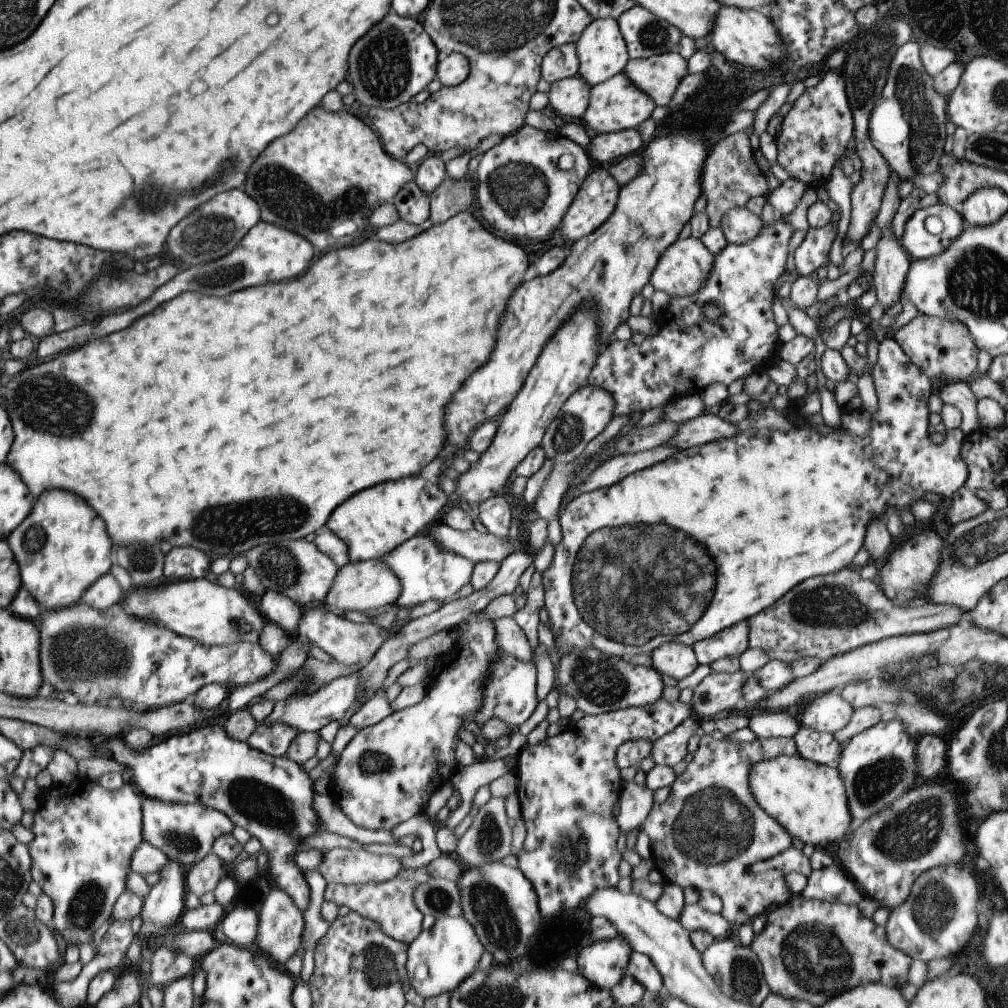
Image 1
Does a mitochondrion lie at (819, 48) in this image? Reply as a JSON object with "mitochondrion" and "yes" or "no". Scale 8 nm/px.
{"mitochondrion":"no"}

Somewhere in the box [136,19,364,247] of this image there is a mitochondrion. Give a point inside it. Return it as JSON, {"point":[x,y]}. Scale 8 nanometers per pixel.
{"point":[229,164]}

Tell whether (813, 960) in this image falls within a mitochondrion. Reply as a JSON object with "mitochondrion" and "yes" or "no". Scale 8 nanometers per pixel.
{"mitochondrion":"yes"}

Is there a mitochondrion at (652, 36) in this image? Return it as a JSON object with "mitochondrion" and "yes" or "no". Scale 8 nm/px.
{"mitochondrion":"yes"}

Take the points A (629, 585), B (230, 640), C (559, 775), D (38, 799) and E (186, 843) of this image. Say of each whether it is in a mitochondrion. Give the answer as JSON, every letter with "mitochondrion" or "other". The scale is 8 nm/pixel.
{"A":"mitochondrion","B":"other","C":"other","D":"other","E":"mitochondrion"}

